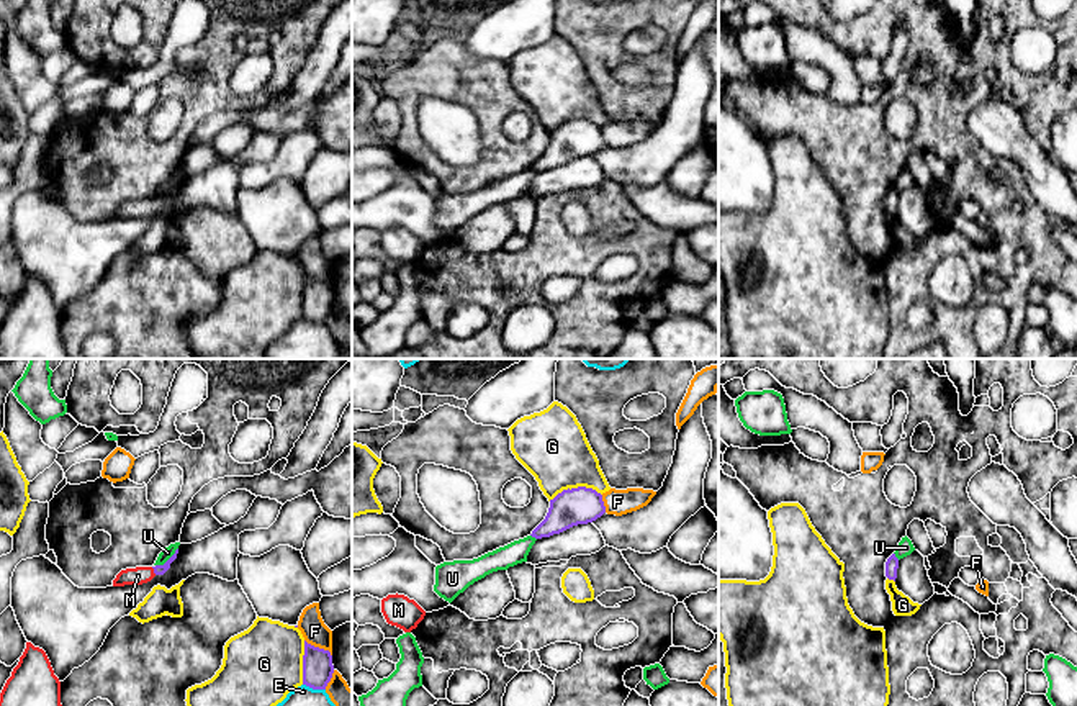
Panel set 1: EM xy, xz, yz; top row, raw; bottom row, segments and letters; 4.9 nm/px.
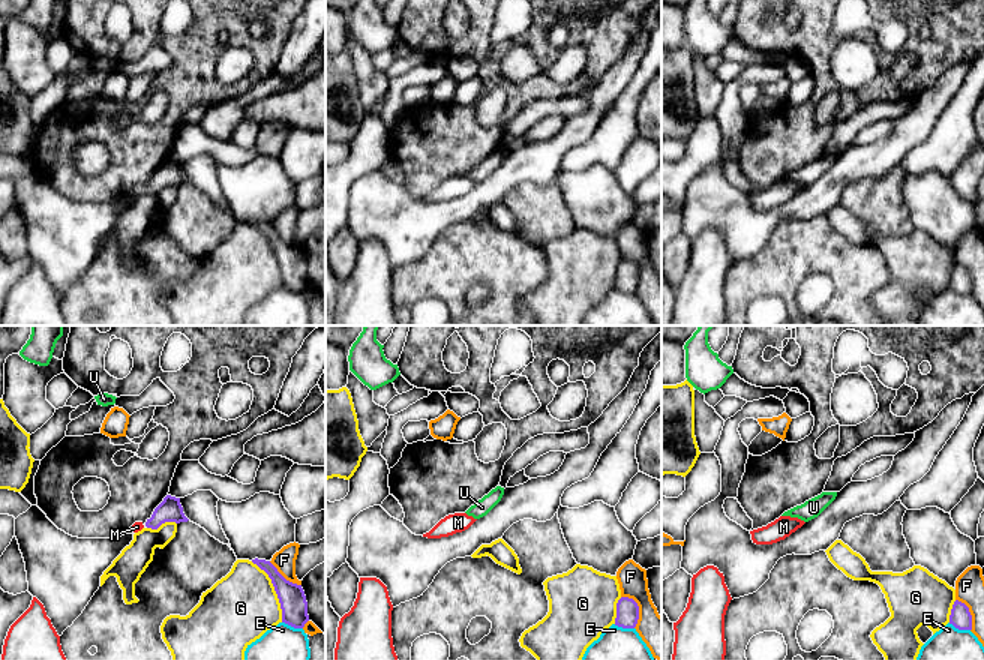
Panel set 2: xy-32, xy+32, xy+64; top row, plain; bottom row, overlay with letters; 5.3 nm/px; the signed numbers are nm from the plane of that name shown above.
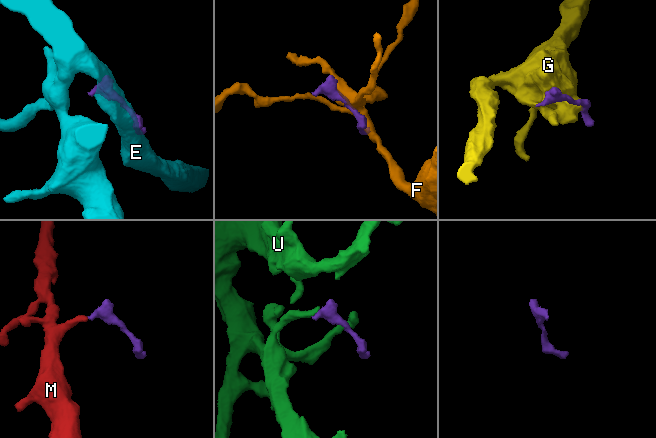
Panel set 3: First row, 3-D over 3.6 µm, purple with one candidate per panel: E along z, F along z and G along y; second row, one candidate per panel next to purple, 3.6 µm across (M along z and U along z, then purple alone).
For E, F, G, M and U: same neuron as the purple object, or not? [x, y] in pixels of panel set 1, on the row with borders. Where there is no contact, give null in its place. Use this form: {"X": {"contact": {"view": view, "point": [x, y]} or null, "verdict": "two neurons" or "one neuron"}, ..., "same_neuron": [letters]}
{"E": {"contact": {"view": "xy", "point": [315, 688]}, "verdict": "two neurons"}, "F": {"contact": {"view": "xy", "point": [318, 647]}, "verdict": "two neurons"}, "G": {"contact": {"view": "xz", "point": [575, 488]}, "verdict": "two neurons"}, "M": {"contact": {"view": "xy", "point": [154, 570]}, "verdict": "one neuron"}, "U": {"contact": {"view": "xy", "point": [169, 559]}, "verdict": "two neurons"}, "same_neuron": ["M"]}

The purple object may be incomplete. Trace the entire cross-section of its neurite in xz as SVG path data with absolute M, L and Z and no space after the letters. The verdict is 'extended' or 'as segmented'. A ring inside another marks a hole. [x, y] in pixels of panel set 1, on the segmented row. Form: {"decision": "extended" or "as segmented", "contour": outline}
{"decision": "as segmented", "contour": "M568 488L550 500L545 519L532 531L532 537L542 539L560 534L573 526L596 521L606 513L602 495L593 488Z"}

